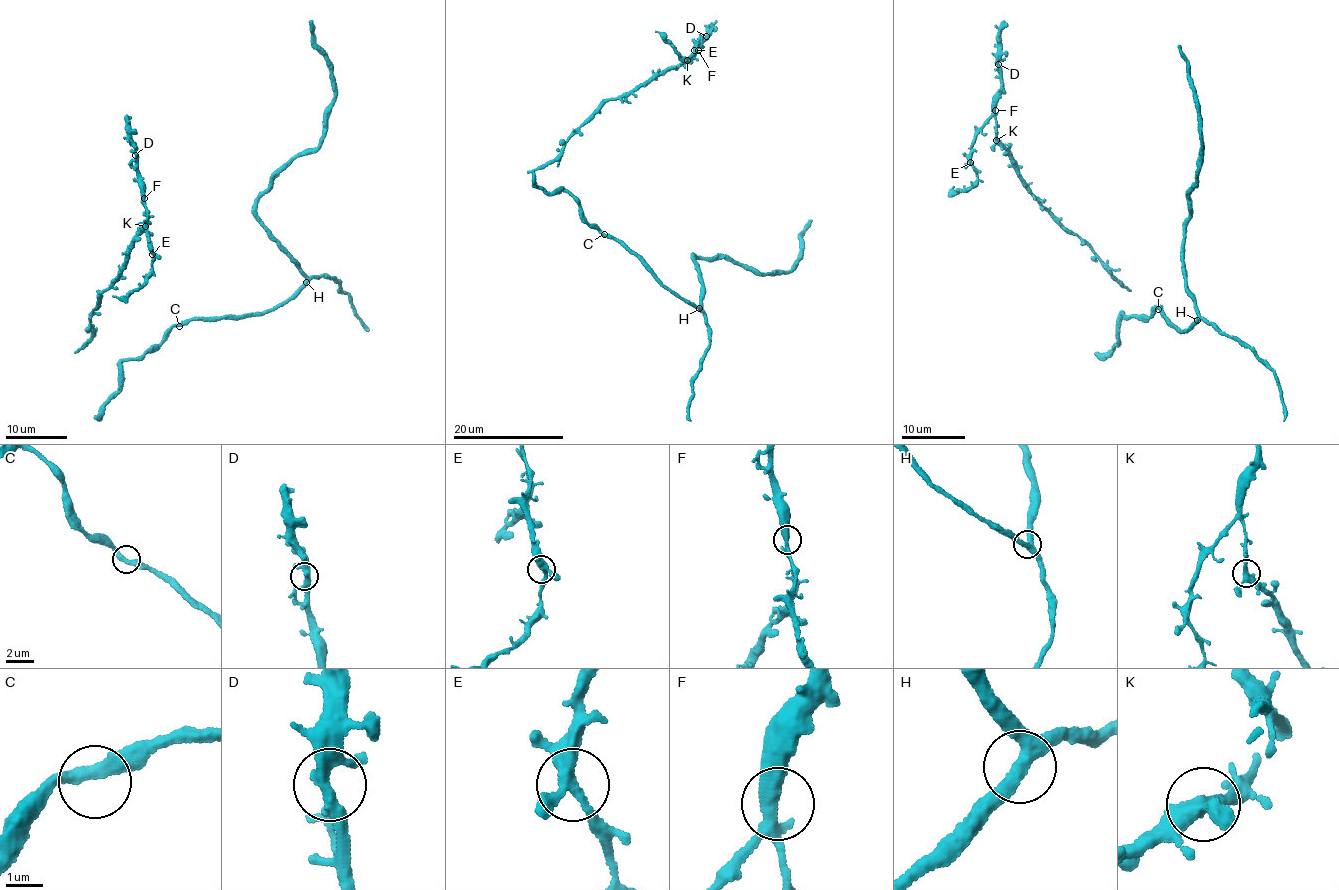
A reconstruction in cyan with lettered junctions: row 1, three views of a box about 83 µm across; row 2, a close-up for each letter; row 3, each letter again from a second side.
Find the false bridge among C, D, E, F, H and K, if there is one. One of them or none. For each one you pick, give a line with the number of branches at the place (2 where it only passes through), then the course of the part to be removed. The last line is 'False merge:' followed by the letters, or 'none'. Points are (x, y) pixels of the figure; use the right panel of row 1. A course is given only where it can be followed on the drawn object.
False merge: none

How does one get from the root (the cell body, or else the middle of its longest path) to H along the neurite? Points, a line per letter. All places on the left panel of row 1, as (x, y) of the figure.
H: (178, 324), (189, 320), (267, 313), (306, 282)

